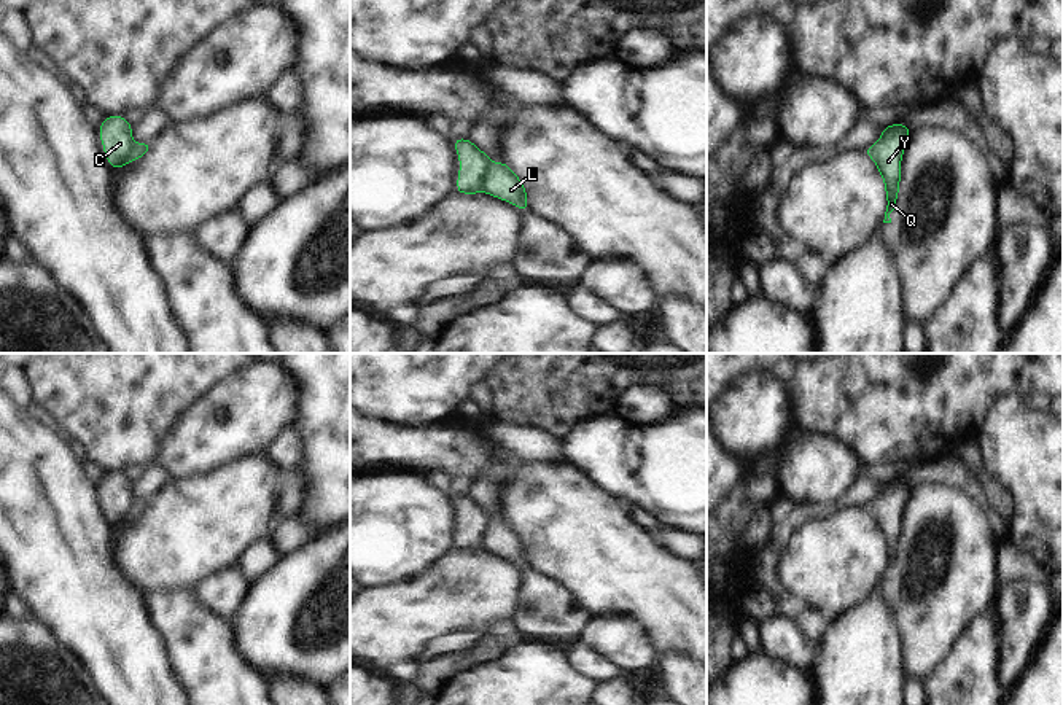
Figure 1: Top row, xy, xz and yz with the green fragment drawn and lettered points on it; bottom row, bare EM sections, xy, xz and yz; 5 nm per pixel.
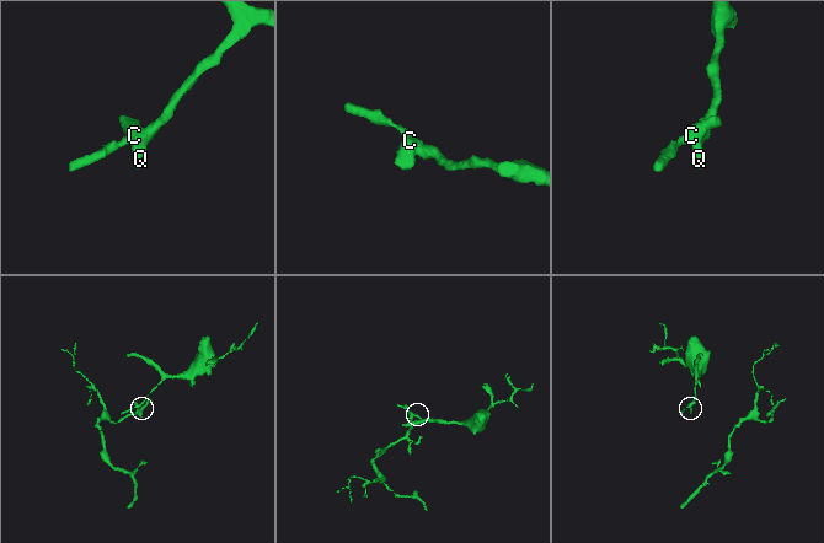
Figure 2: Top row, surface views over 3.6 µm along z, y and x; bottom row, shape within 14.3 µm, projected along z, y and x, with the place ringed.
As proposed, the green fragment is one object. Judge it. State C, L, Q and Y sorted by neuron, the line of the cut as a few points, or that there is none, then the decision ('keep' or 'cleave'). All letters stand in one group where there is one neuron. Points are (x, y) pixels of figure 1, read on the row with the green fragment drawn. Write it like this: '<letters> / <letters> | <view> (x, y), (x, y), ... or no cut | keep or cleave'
C / L Q Y | yz (909, 131), (890, 131), (879, 142) | cleave

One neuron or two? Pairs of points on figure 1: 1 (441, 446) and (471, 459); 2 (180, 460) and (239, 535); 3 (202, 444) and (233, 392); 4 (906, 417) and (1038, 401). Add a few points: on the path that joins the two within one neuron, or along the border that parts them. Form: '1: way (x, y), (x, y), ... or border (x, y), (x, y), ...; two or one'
1: way (449, 449), (463, 452); one
2: border (228, 463), (207, 473), (172, 481); two
3: way (217, 432), (233, 417), (233, 406); one
4: border (1046, 393), (1035, 392), (1025, 400); two

